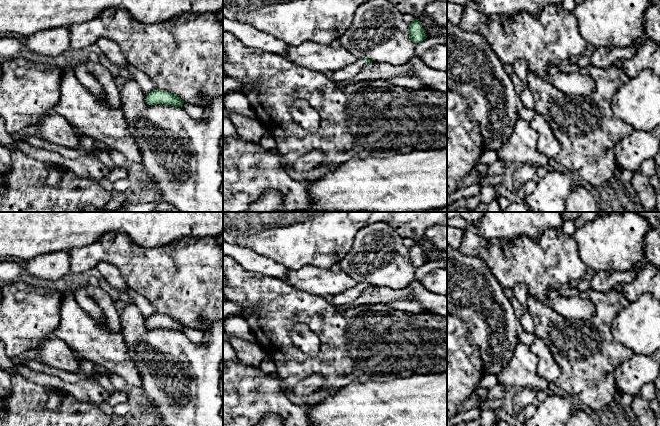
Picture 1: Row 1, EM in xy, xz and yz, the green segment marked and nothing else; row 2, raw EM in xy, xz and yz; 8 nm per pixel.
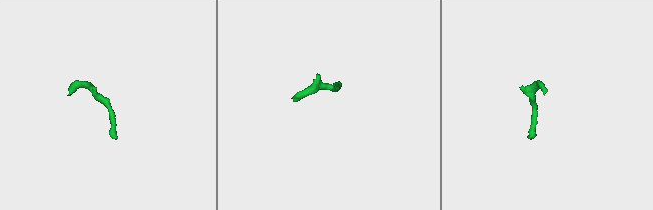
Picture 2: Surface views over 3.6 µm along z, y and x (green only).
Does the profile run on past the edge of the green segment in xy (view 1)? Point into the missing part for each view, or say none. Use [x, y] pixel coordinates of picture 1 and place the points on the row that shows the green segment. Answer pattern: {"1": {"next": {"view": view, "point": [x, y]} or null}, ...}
{"1": {"next": null}}

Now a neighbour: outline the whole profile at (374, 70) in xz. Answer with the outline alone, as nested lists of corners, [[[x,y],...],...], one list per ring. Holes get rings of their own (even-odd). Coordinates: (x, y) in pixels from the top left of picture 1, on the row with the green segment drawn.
[[[370,62],[365,64],[359,73],[352,79],[343,80],[338,83],[340,87],[351,83],[365,82],[368,80],[387,80],[393,77],[413,77],[412,67],[405,63],[400,66],[393,66],[383,62]]]

